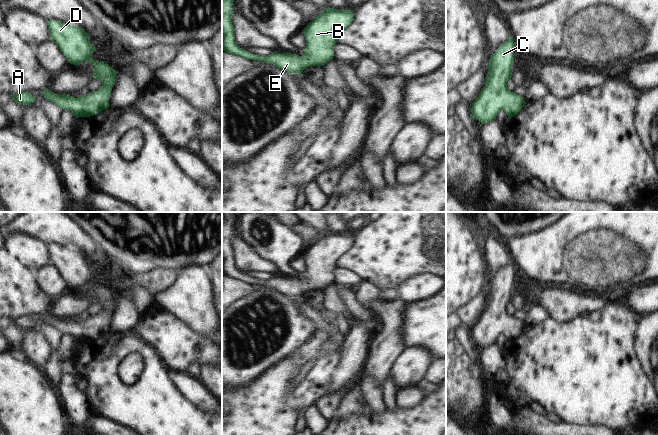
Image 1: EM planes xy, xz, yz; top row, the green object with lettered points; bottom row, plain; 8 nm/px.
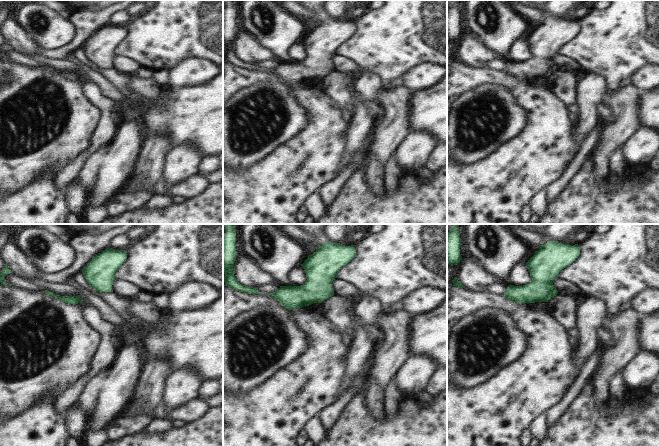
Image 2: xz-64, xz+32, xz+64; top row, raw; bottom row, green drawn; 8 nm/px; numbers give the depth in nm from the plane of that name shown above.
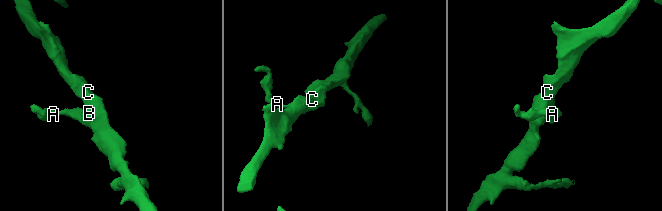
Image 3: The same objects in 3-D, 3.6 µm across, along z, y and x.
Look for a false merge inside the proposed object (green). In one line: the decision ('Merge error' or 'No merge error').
No merge error.

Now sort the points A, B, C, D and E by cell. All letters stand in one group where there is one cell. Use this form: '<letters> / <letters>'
A B C D E

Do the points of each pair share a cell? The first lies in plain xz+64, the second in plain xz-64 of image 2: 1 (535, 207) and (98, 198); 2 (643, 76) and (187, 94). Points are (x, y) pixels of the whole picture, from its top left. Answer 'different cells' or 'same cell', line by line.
1: different cells
2: different cells

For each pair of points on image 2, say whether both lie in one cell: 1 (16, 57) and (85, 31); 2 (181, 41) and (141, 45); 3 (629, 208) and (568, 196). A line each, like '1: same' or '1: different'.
1: different
2: same
3: same

